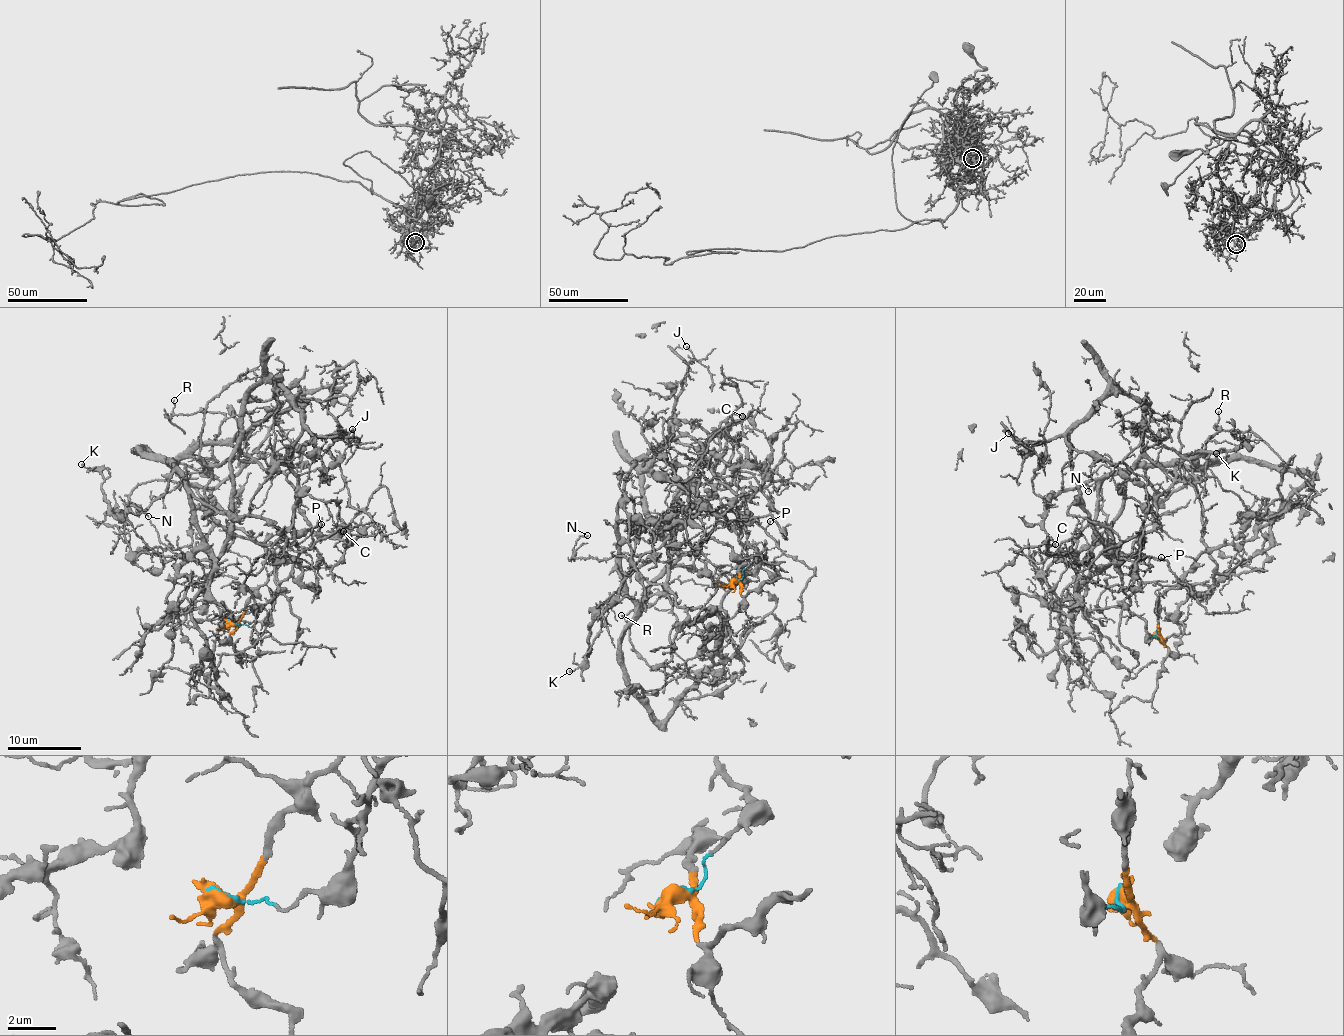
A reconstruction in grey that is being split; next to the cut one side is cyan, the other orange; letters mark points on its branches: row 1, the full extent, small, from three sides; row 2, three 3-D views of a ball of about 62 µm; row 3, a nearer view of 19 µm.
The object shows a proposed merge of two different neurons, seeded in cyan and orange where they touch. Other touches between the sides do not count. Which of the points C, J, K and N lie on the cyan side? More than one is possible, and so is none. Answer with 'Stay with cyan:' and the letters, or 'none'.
Stay with cyan: C, J

